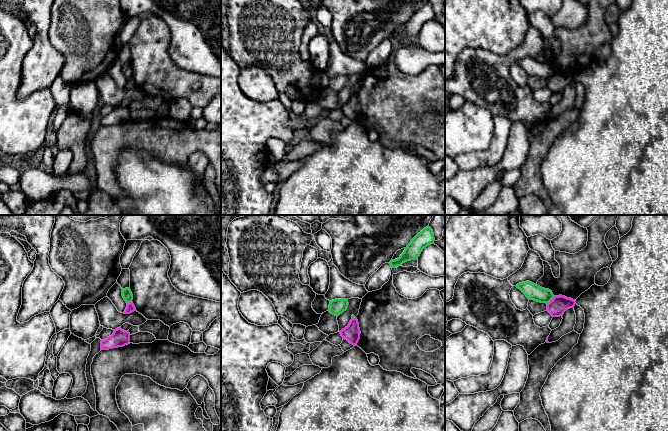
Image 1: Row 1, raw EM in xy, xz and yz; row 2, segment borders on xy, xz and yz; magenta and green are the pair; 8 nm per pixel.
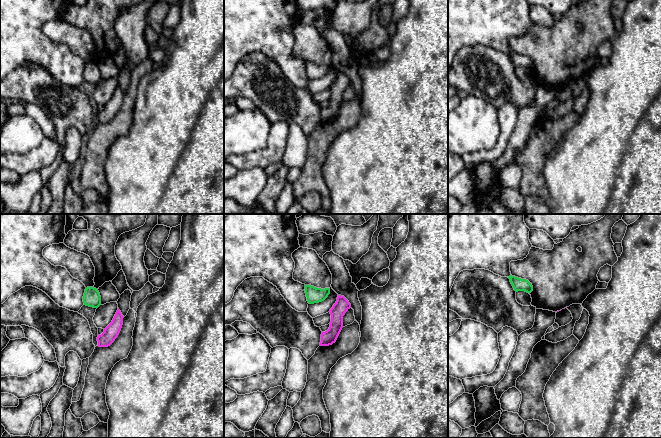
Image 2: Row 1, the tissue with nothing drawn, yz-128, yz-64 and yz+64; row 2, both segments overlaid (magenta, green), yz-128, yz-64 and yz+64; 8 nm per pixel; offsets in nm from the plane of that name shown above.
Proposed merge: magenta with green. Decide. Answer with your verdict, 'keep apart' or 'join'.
keep apart

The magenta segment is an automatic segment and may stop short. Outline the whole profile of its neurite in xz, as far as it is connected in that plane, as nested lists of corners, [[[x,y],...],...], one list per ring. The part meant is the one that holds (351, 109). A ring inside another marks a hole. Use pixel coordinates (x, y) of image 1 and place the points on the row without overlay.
[[[357,94],[351,95],[348,102],[340,107],[340,110],[343,115],[356,122],[361,110]]]

